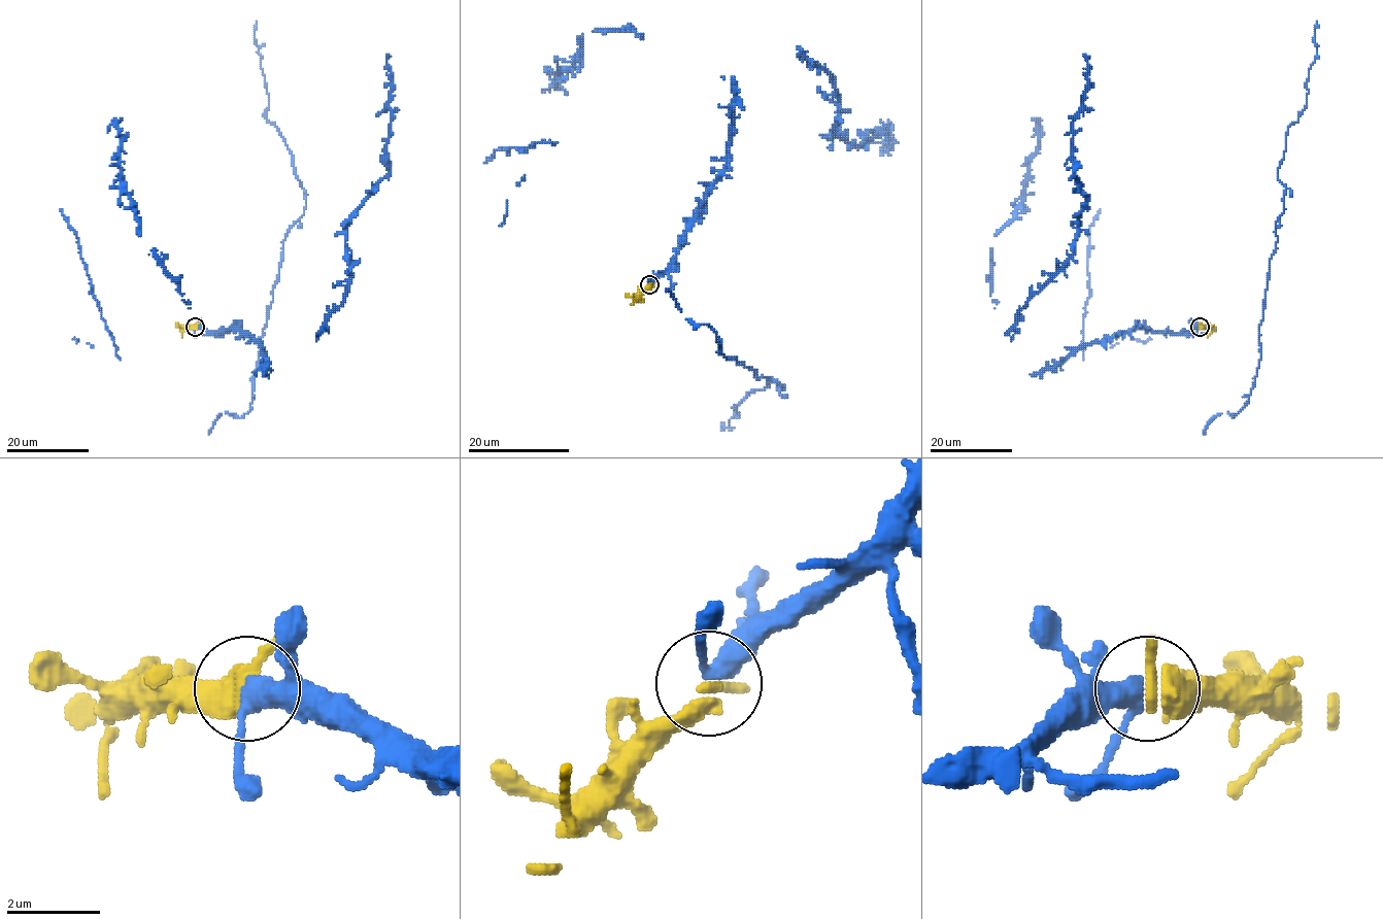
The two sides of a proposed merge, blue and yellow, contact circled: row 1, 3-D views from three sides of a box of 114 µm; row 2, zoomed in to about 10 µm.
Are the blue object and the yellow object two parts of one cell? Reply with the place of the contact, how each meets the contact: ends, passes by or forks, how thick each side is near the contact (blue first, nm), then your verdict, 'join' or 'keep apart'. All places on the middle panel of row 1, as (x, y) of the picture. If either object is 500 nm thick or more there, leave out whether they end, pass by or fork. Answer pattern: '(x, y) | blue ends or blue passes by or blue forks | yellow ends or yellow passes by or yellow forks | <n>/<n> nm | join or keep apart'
(649, 284) | blue passes by | yellow passes by | 360/240 nm | join

